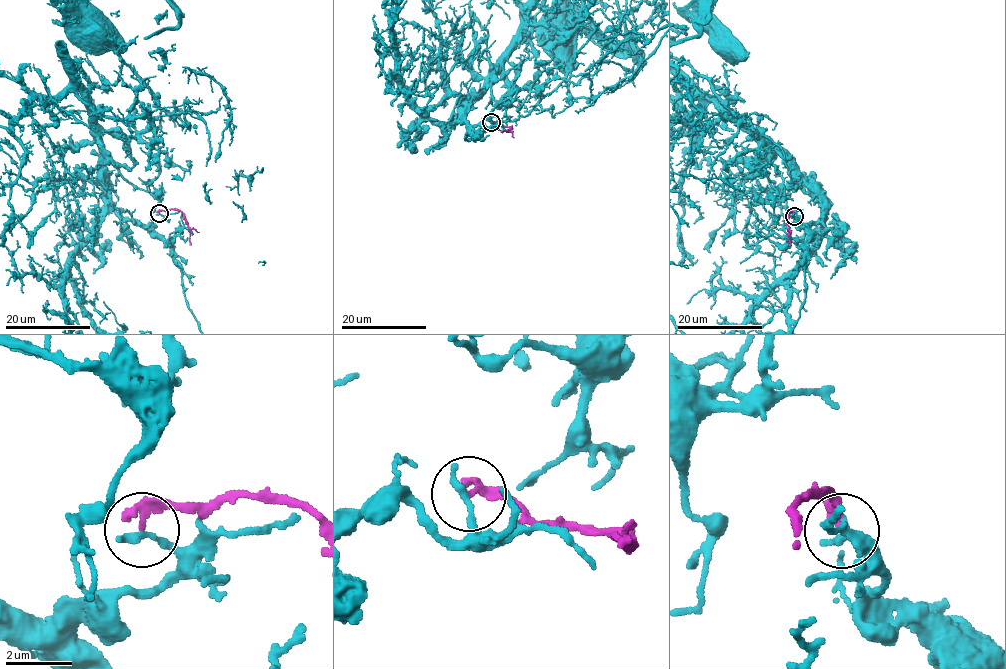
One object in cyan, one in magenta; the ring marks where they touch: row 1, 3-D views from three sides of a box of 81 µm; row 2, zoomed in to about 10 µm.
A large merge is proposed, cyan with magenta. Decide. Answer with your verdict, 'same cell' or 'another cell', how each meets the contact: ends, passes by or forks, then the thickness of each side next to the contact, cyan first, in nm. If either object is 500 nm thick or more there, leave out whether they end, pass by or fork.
another cell | cyan ends | magenta ends | 280/220 nm

